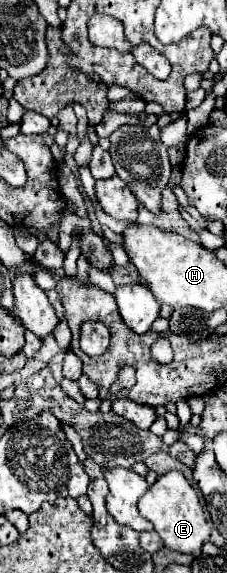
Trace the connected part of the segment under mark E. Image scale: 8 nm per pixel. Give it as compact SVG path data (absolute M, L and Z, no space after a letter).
M170 470L162 474L148 492L138 500L140 516L144 516L148 522L152 522L154 530L162 538L164 546L176 552L188 552L198 556L202 552L202 544L210 538L210 526L204 518L204 510L200 506L196 490L190 486L190 482L184 478L182 472Z

